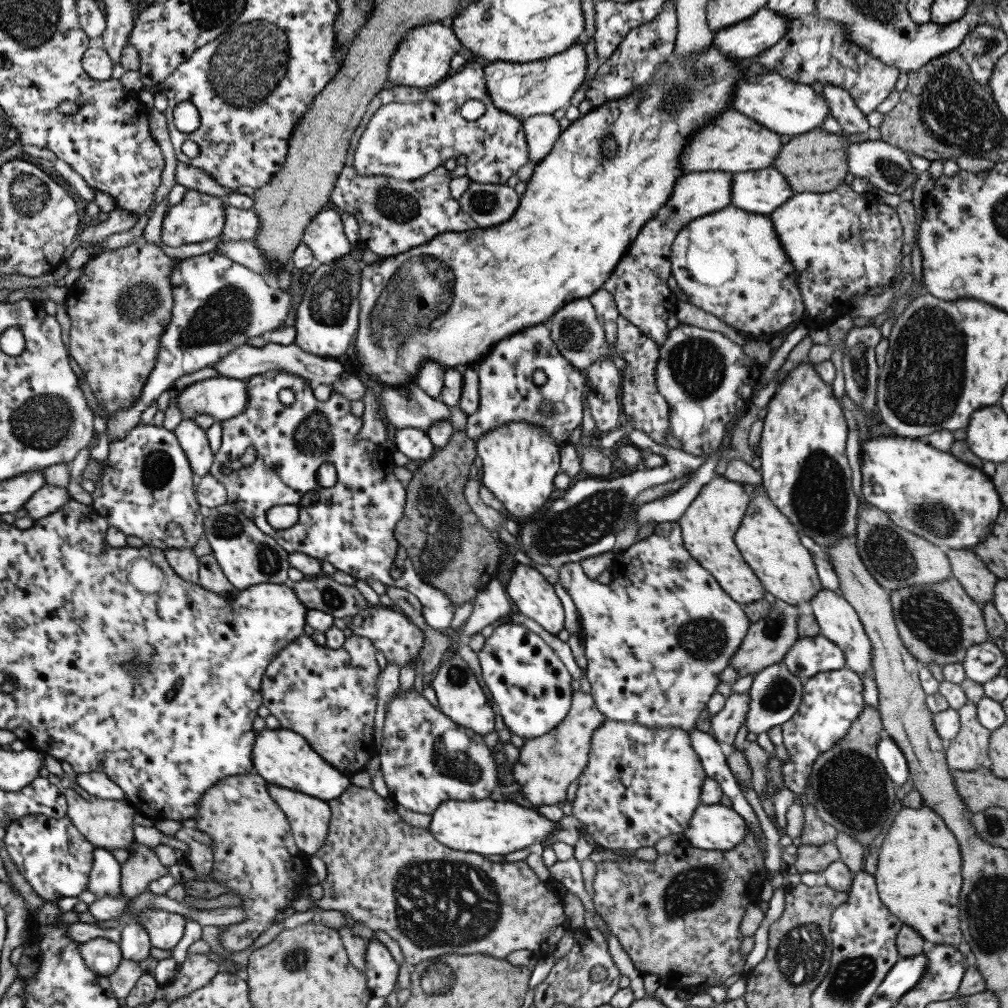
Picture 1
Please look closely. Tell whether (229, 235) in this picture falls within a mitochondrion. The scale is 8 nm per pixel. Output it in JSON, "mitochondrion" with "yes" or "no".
{"mitochondrion":"no"}

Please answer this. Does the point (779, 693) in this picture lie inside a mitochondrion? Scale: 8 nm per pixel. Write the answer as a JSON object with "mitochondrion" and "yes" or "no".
{"mitochondrion":"yes"}

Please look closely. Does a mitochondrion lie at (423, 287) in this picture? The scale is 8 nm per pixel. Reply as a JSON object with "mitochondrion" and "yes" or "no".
{"mitochondrion":"yes"}

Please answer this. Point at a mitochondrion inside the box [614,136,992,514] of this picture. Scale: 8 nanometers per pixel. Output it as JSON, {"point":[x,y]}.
{"point":[926,378]}

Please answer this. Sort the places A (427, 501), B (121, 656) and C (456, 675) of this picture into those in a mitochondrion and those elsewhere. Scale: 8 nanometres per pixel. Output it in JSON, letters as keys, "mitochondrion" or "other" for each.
{"A":"mitochondrion","B":"mitochondrion","C":"mitochondrion"}

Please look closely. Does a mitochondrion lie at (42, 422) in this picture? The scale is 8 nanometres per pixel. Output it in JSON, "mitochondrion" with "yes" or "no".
{"mitochondrion":"yes"}

